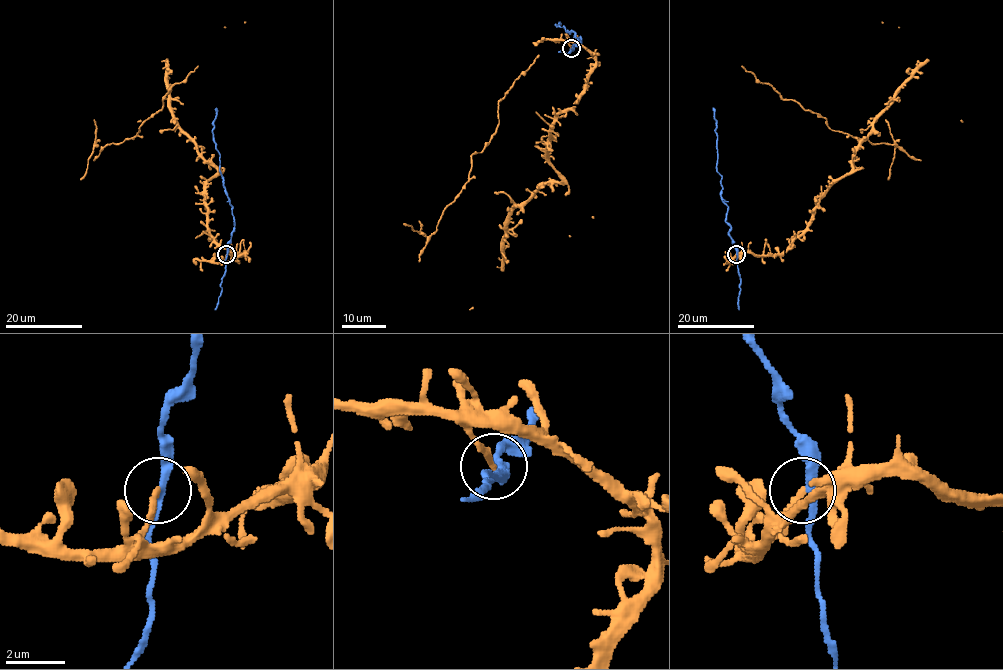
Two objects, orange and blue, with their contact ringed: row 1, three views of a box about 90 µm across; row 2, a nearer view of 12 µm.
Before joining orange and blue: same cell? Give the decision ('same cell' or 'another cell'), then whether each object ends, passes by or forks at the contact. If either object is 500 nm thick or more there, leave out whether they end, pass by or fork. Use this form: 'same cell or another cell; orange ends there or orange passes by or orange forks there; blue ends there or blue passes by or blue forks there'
another cell; orange ends there; blue passes by

